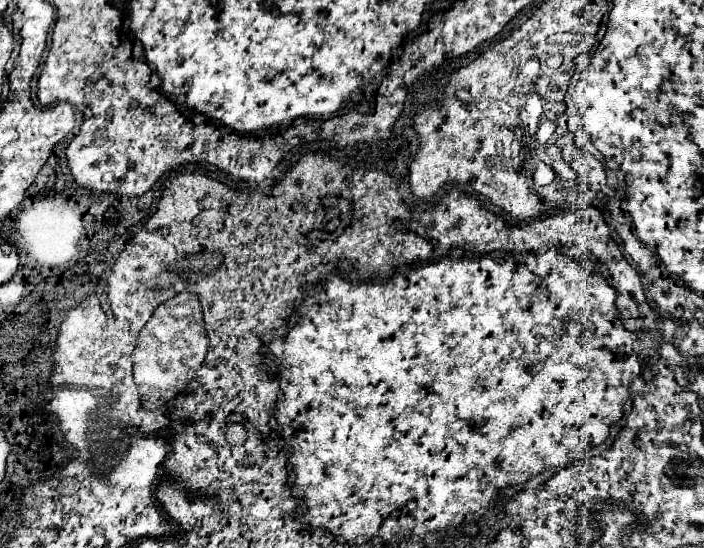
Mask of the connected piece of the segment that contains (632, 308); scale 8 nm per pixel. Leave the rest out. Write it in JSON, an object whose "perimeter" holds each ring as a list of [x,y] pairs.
{"perimeter":[[[617,292],[617,300],[615,305],[620,313],[620,318],[637,319],[639,304],[636,303],[631,296],[625,296],[625,294],[619,294]]]}

